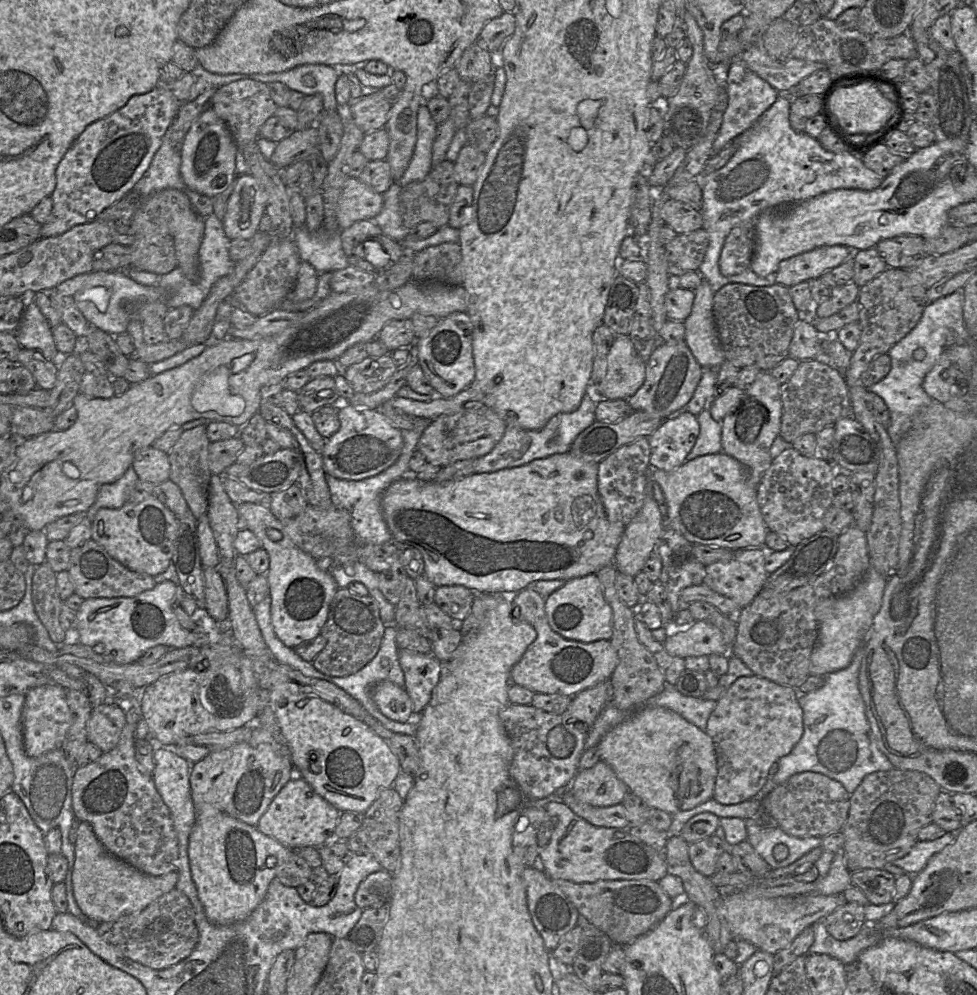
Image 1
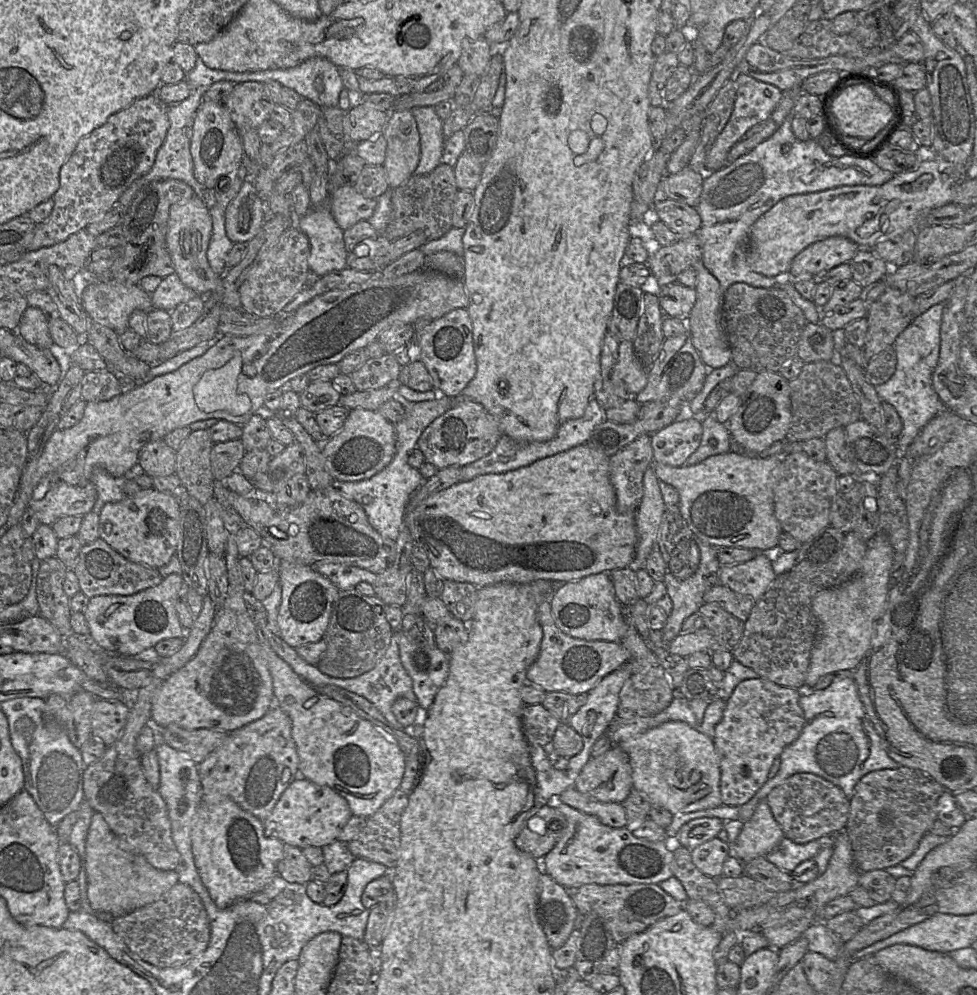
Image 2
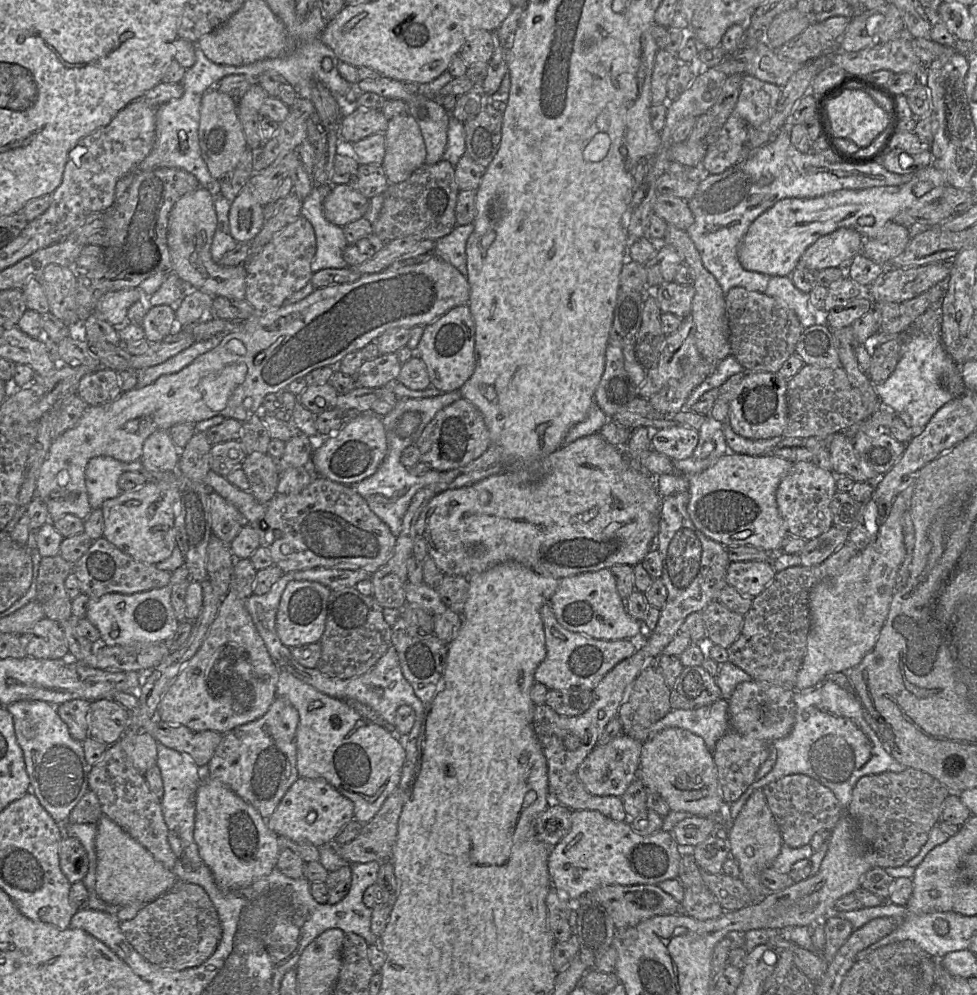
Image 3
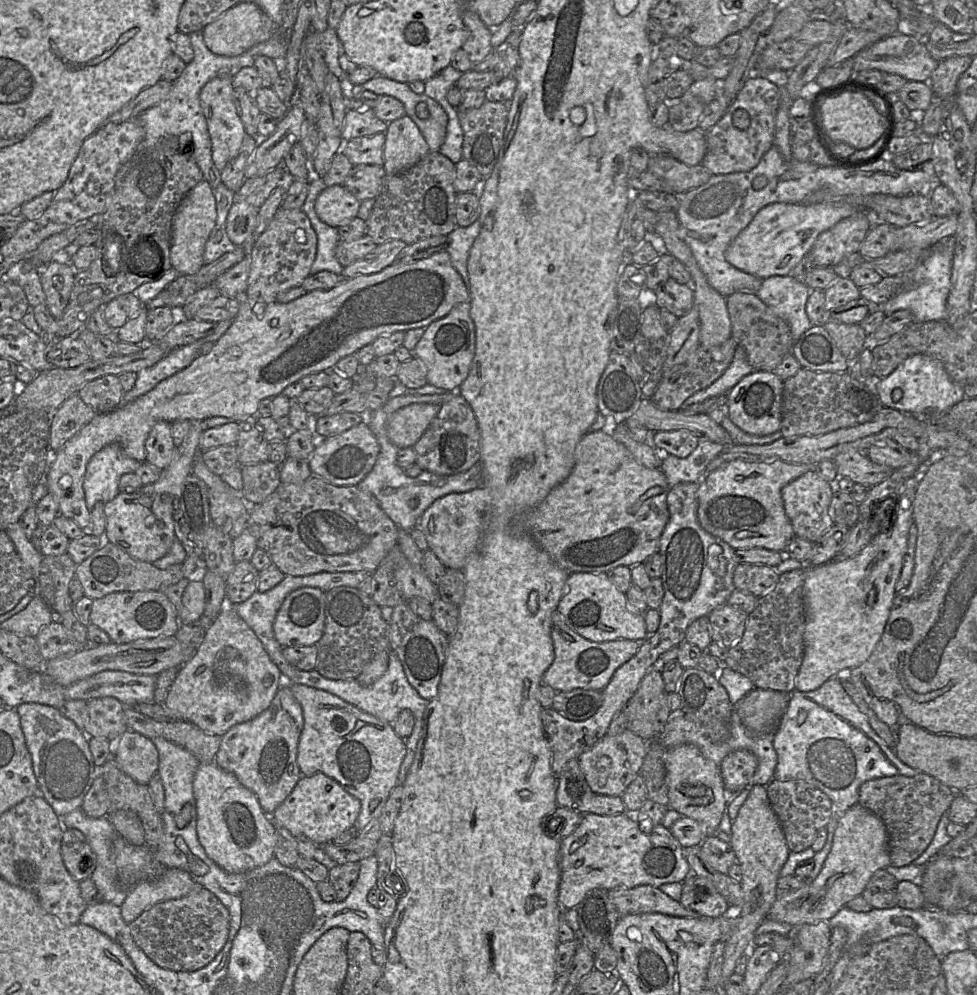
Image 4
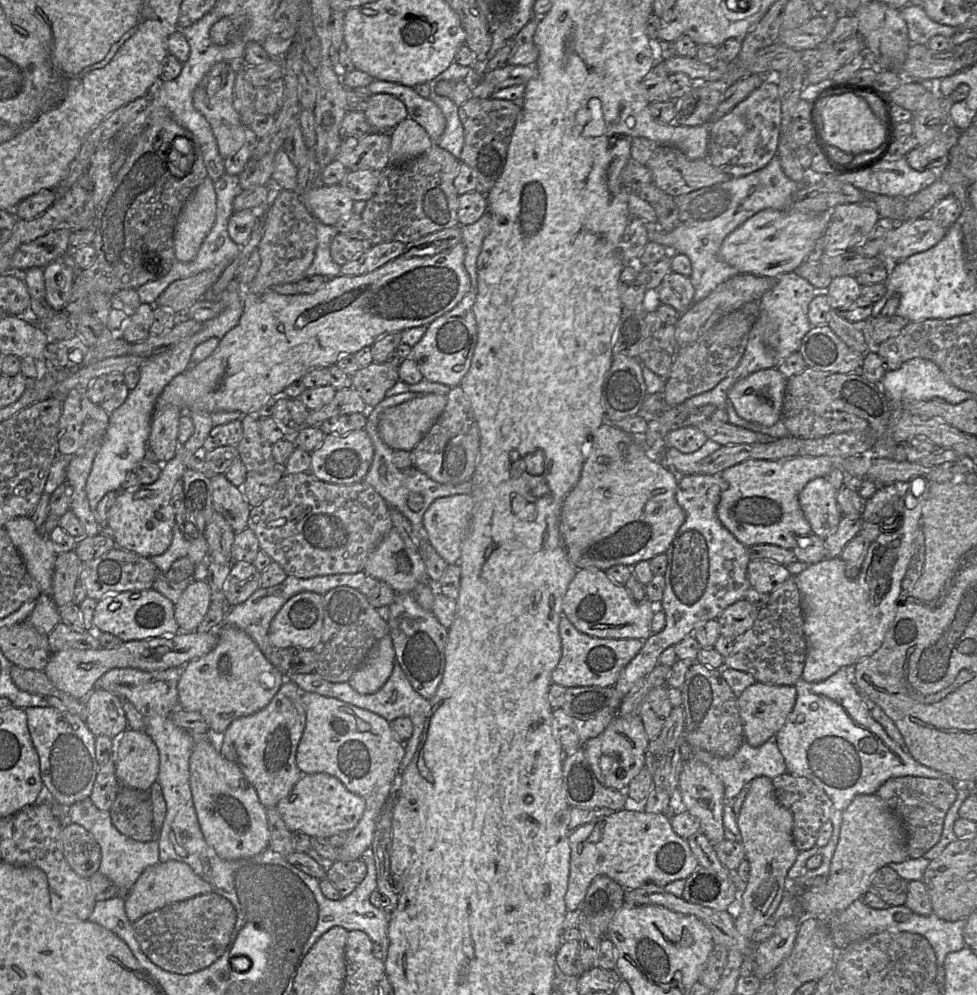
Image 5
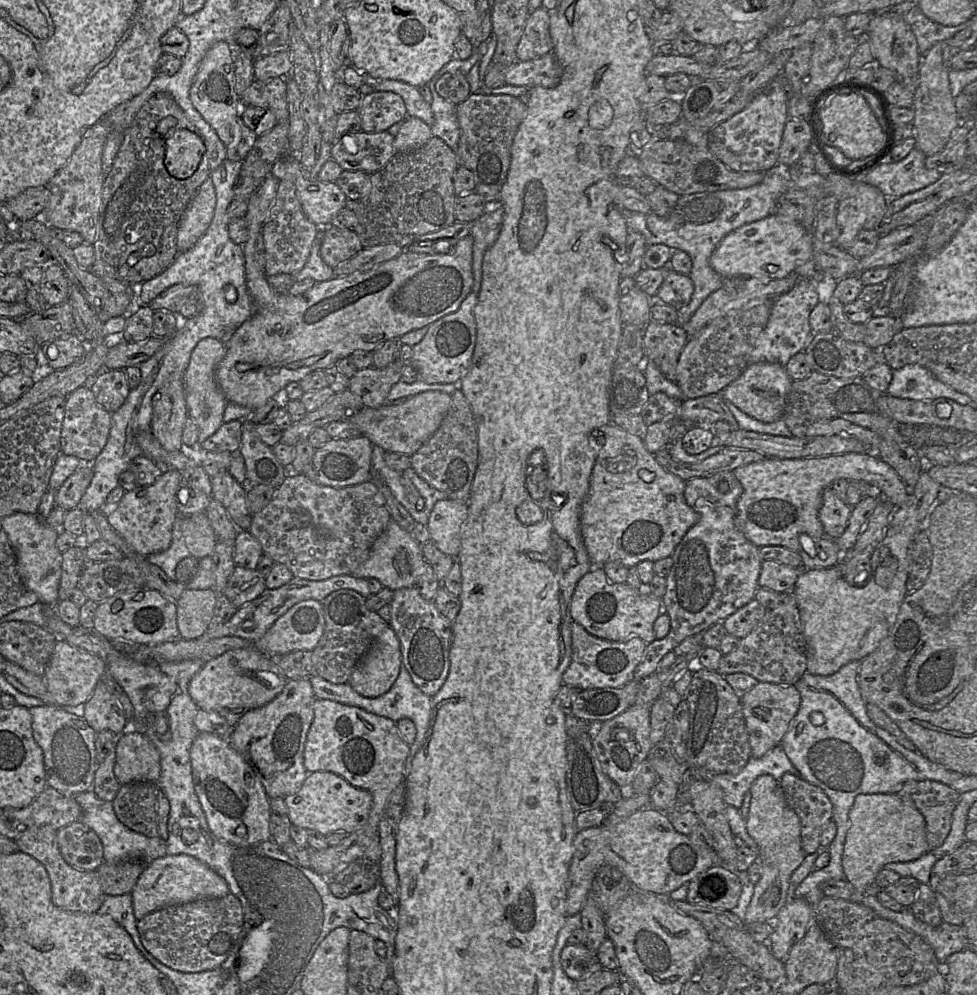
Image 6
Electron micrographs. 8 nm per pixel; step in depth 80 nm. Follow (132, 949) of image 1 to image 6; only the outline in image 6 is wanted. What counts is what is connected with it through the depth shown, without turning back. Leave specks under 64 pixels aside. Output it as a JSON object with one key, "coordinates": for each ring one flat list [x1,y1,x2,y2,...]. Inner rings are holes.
{"coordinates":[[228,894,155,910,137,921,143,947,159,962,179,972,202,972,237,955,246,936,239,899]]}

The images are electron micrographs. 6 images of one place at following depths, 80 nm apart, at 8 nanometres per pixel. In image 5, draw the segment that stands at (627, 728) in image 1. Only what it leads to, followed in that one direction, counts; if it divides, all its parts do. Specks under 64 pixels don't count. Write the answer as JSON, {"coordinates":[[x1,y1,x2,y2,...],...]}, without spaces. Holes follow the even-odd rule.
{"coordinates":[[689,759,683,762,678,790,687,812,698,819,700,830,706,835,708,840,713,845,723,841,725,839,725,827,723,824,725,796,721,780,701,761]]}

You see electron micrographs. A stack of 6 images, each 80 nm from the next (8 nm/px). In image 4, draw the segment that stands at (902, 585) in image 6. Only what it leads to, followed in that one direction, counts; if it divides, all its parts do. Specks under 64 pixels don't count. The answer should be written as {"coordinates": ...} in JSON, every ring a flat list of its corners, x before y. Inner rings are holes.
{"coordinates":[[917,471,914,475,906,481,897,497,895,509,890,517,891,526,887,530,876,535,870,544,854,557,833,559,822,565,807,567,808,572,803,587,806,616,804,655,795,679,796,690,809,692,819,688,832,677,845,675,847,671,865,662,880,640,897,595,895,586,907,551,909,529,913,524,913,503,923,472]]}

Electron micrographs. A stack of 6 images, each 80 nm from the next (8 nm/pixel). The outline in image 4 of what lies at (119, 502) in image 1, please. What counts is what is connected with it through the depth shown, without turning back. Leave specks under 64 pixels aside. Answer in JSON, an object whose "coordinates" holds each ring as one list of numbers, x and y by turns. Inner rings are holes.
{"coordinates":[[116,443,109,444,98,451,87,464,83,488,87,507,91,510,97,502,108,502,120,492,119,481,123,474,135,472,141,462,129,458]]}

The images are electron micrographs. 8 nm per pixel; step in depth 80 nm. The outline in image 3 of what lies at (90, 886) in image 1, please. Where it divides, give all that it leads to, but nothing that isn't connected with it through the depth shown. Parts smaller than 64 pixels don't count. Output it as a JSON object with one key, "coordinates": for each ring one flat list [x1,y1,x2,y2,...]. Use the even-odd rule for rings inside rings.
{"coordinates":[[102,815,96,825,95,891,105,903,120,907,135,902,146,904,169,891,178,881,171,870,156,861,147,849,109,818]]}

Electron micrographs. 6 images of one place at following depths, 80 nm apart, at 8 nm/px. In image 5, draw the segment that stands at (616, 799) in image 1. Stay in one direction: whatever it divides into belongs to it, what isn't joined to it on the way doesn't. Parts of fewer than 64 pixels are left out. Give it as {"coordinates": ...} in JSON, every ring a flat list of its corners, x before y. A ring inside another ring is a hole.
{"coordinates":[[616,715,598,736,584,744,583,750,597,780,604,787,624,792,631,780,644,767,648,745,649,740,638,715,631,717]]}

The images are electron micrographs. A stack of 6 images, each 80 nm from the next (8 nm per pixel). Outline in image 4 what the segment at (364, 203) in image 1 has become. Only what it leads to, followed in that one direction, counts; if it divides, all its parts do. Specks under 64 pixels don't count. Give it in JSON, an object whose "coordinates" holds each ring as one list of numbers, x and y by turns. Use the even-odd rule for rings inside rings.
{"coordinates":[[335,184,320,192,315,202,315,211,324,223,339,227,357,216,360,203,343,185]]}

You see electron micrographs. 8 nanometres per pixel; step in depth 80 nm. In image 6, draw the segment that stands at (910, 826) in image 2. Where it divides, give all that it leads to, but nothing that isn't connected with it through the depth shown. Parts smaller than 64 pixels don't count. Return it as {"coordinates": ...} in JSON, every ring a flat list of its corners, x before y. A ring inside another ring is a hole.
{"coordinates":[[934,780,907,781,897,792,902,799,911,801,913,805,922,813,926,824,926,838,928,851,939,847,951,828,953,810,958,802,959,794,956,790]]}

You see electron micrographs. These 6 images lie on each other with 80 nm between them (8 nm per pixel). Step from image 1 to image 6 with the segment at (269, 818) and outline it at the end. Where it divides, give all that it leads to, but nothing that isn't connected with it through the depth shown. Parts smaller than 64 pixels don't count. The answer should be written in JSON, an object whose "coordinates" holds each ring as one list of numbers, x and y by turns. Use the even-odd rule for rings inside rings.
{"coordinates":[[326,771,309,772,298,792,284,797,292,825,315,830,324,836,335,831,351,834,362,829,368,821,372,800,369,791,354,787,343,777]]}

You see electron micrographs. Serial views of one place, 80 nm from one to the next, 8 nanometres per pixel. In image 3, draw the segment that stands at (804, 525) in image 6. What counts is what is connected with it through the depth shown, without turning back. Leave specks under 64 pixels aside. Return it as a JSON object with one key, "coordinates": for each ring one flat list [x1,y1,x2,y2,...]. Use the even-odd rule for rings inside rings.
{"coordinates":[[728,452,703,472,689,477,687,511,693,524,726,548,753,546,765,551,781,550,788,531,778,510,776,491,792,464,776,456]]}

